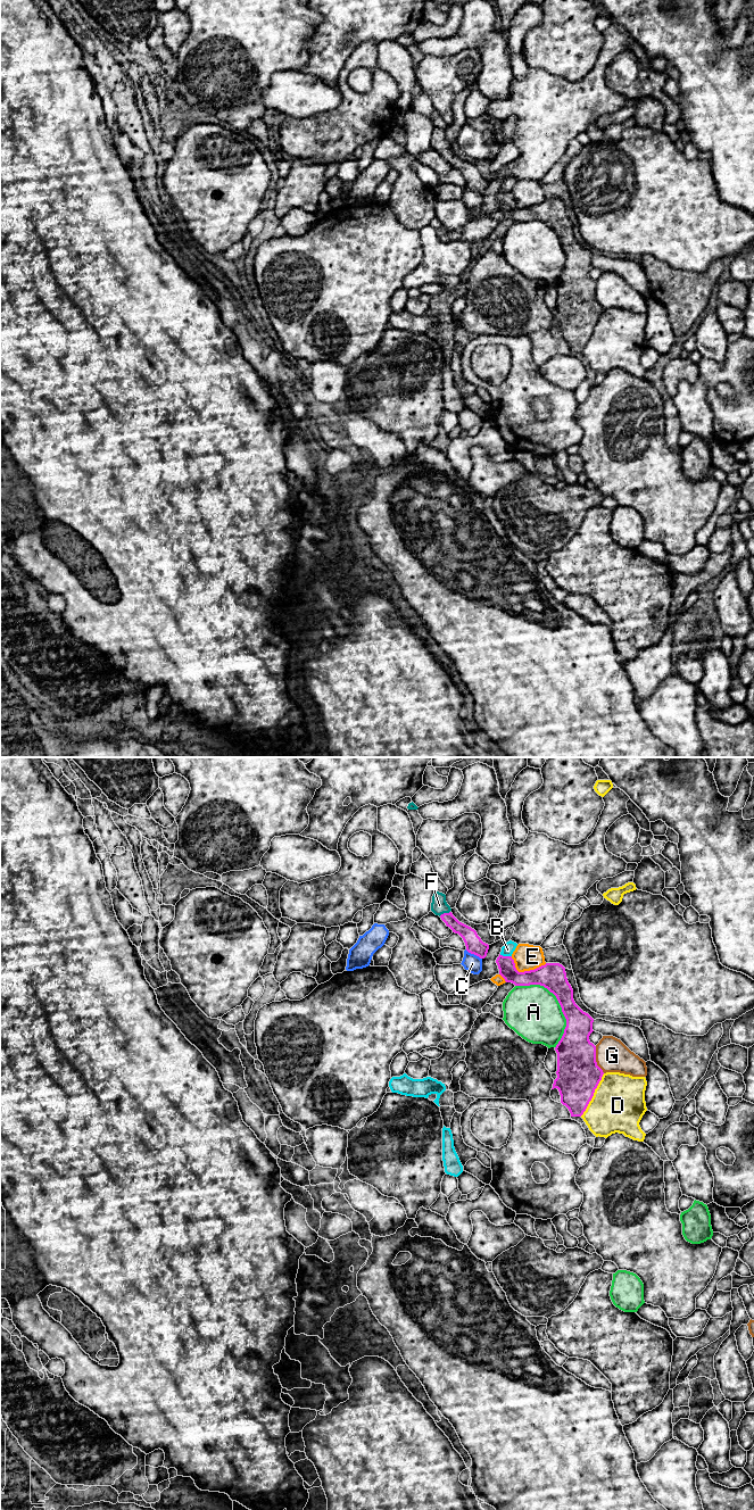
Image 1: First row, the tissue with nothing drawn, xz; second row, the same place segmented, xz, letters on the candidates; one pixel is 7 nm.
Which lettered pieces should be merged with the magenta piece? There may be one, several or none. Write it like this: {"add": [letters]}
{"add": ["F"]}

